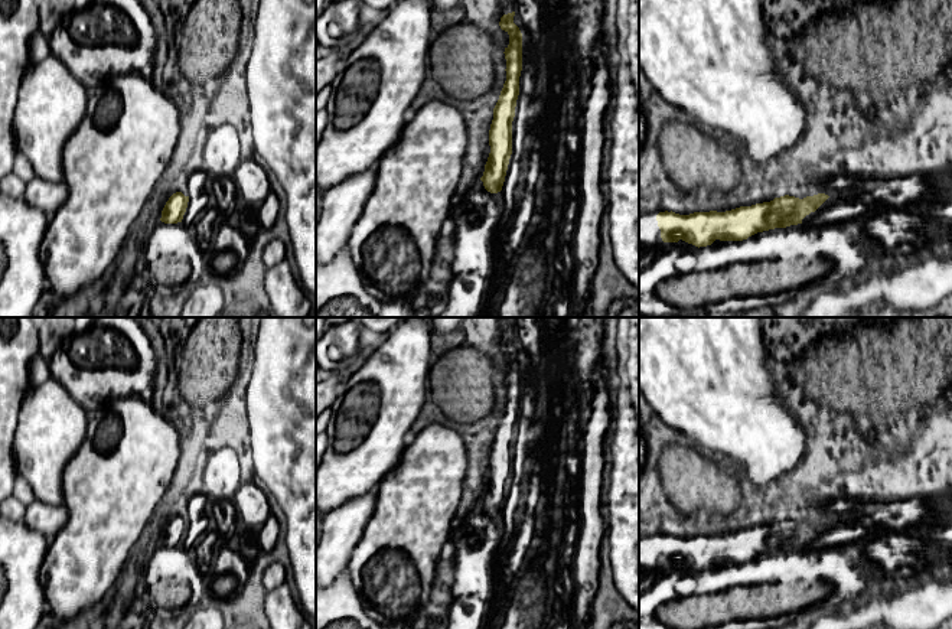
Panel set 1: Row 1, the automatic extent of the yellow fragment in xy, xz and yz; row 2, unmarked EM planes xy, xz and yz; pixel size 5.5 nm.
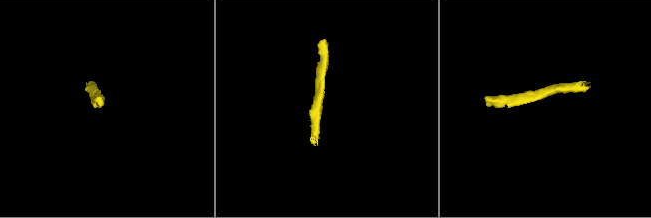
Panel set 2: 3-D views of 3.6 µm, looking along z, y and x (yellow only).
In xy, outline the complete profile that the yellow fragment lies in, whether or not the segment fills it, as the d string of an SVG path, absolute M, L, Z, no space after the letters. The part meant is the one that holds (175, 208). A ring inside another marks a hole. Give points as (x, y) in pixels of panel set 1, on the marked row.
M182 192L173 193L166 202L160 221L164 224L177 224L182 222L186 212L189 196L185 196Z

